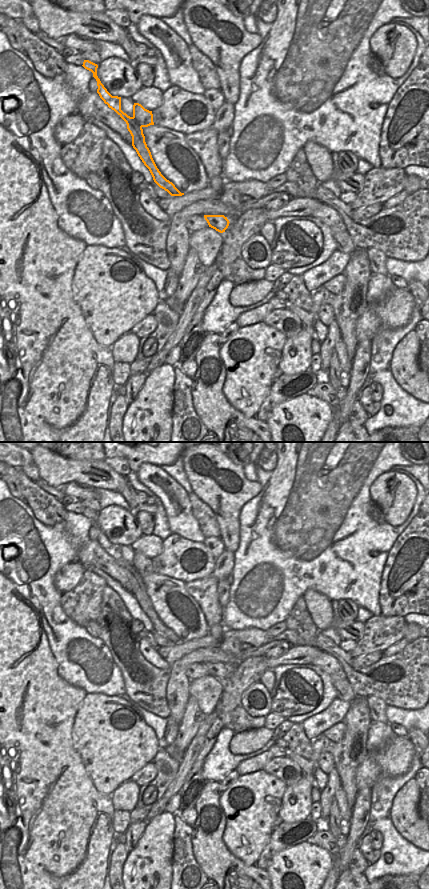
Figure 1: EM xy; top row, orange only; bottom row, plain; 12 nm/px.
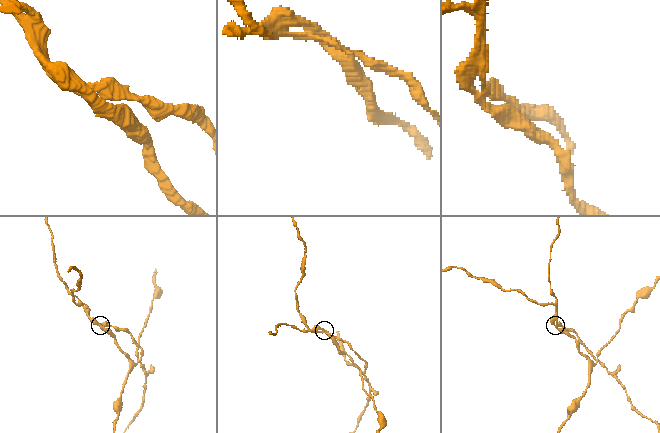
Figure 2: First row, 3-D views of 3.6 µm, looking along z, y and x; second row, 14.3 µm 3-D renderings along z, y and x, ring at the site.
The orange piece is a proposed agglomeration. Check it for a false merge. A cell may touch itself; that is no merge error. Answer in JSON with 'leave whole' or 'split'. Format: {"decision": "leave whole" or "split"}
{"decision": "split"}

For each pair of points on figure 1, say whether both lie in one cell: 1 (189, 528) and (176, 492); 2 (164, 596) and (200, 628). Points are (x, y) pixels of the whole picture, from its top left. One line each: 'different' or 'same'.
1: same
2: same

